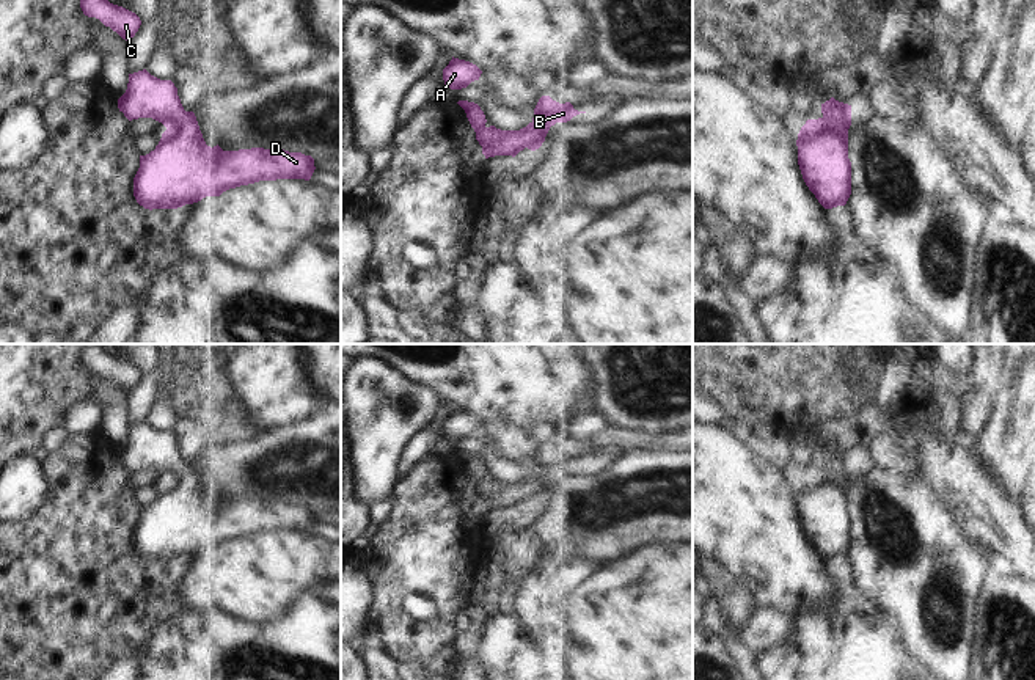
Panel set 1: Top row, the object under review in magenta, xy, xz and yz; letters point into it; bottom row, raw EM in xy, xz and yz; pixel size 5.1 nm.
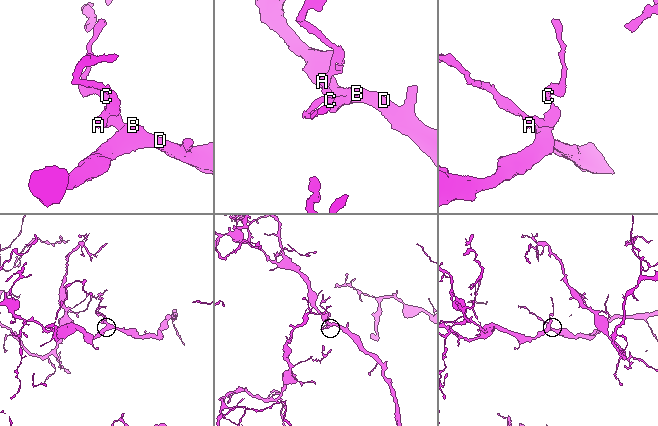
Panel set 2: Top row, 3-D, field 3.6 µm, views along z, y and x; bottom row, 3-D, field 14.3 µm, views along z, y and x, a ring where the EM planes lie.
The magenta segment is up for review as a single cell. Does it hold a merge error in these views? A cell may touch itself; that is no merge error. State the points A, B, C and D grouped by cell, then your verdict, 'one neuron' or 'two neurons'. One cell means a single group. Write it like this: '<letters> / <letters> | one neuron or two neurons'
A B C D | one neuron

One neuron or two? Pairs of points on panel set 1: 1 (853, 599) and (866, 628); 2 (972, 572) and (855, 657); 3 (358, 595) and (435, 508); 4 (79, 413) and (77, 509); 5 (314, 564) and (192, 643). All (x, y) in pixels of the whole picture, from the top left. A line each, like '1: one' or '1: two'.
1: two
2: two
3: two
4: two
5: two

